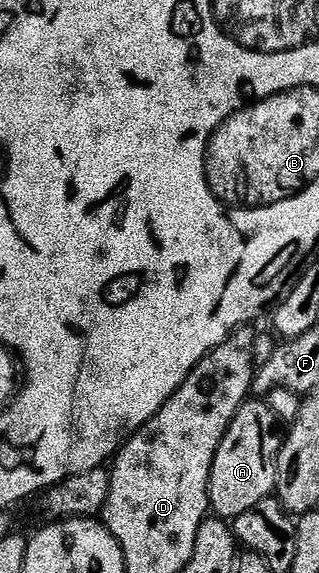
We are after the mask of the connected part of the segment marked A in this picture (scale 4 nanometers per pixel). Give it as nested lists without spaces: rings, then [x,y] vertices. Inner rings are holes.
[[[247,399],[240,407],[240,411],[236,411],[236,415],[216,451],[216,459],[212,463],[210,472],[210,508],[217,516],[223,519],[233,519],[244,515],[244,511],[248,511],[248,507],[256,507],[256,503],[260,503],[277,490],[278,451],[283,442],[280,433],[278,437],[278,428],[280,428],[278,416],[265,400]]]

